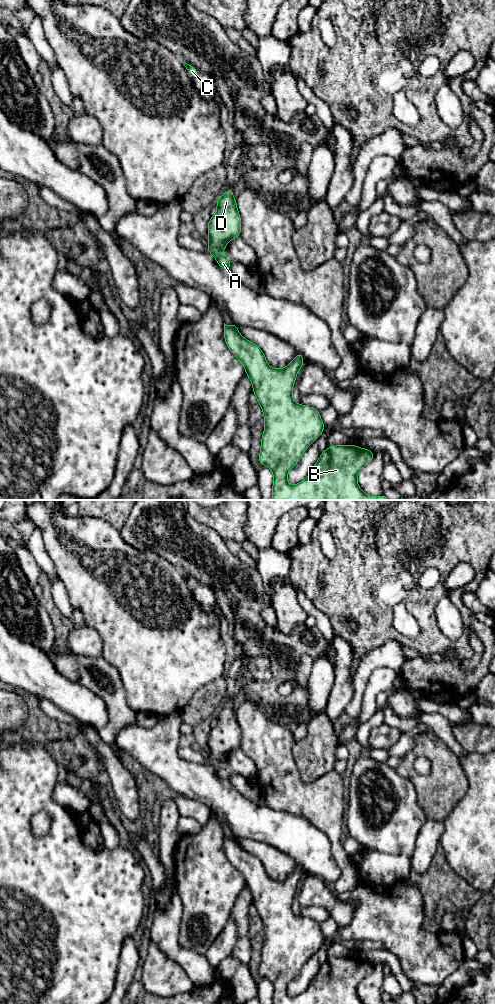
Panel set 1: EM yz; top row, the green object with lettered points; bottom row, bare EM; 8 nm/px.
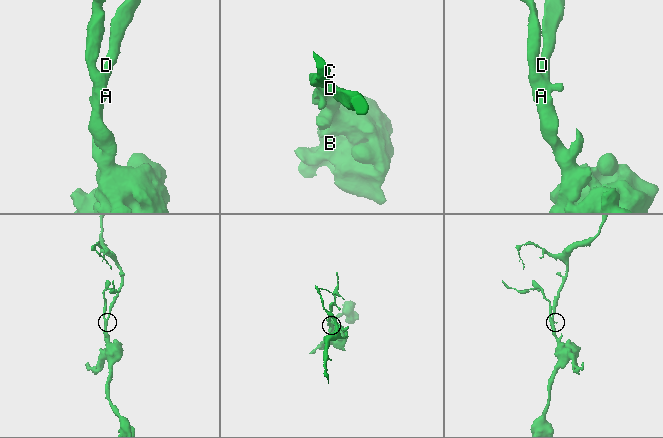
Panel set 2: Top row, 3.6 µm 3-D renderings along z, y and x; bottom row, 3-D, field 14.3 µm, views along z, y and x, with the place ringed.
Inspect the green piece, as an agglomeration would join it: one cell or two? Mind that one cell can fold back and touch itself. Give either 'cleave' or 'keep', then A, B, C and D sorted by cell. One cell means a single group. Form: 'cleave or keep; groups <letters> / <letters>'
keep; groups A B C D

